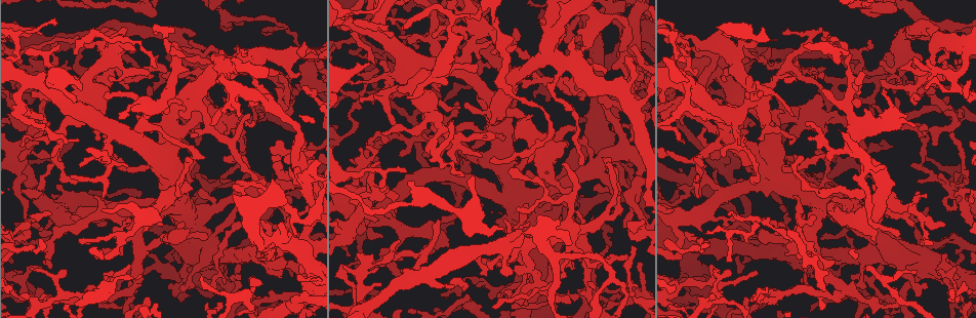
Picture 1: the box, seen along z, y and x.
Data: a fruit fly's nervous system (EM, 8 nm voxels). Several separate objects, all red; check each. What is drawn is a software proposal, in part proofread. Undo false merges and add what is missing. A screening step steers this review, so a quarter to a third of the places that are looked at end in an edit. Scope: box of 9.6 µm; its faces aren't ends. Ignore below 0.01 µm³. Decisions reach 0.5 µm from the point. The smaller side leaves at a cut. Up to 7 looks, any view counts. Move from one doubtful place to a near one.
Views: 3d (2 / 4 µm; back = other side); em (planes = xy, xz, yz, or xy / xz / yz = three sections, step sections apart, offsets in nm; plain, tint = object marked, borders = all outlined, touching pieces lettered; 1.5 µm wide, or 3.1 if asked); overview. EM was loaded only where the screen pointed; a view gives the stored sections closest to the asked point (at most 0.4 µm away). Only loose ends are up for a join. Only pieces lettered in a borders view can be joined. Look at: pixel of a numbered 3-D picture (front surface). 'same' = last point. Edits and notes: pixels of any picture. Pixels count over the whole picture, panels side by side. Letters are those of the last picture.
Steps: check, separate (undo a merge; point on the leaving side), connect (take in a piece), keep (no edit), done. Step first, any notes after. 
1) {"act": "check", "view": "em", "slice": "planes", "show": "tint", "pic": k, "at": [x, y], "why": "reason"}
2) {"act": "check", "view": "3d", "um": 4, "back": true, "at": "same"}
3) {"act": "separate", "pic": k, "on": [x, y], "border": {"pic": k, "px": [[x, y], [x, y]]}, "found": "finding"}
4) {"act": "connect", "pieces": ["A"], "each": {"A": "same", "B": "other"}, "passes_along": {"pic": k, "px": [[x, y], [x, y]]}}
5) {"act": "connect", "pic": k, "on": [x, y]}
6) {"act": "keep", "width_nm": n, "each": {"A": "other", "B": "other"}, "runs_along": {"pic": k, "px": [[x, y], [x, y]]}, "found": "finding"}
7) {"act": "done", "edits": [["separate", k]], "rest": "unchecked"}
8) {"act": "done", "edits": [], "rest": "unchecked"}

{"act": "check", "view": "3d", "um": 4, "back": true, "pic": 1, "at": [238, 222], "why": "free end"}

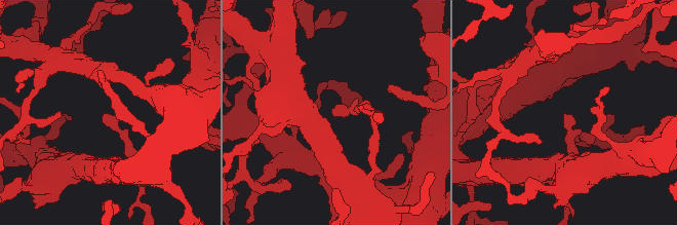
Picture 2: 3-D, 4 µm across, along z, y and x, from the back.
{"act": "check", "view": "em", "slice": "xy", "step": 8, "show": "tint", "pic": 2, "at": [336, 115]}

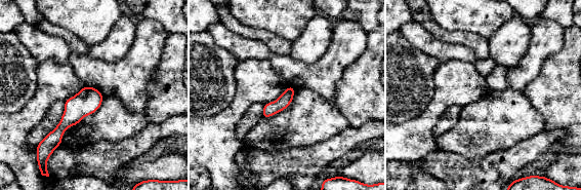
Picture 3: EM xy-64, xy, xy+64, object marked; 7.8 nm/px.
{"act": "check", "view": "em", "slice": "planes", "show": "borders", "at": "same"}

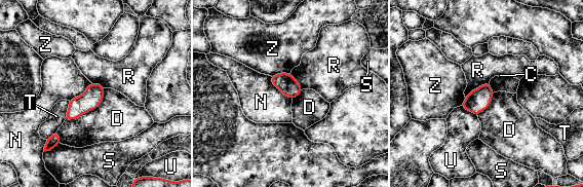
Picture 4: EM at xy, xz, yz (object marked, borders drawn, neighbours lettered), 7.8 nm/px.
{"act": "keep", "each": {"C": "other", "D": "other", "N": "other", "R": "other", "S": "other", "T": "other", "U": "other", "Z": "other"}, "border": {"pic": 4, "px": [[105, 89], [93, 109], [66, 119]]}, "found": "none of them fits"}

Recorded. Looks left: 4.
{"act": "check", "view": "em", "slice": "planes", "show": "borders", "pic": 1, "at": [772, 293]}

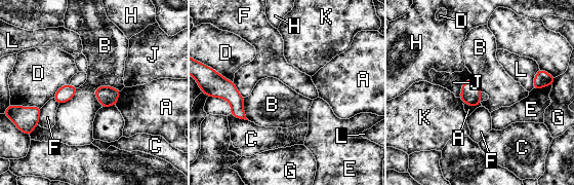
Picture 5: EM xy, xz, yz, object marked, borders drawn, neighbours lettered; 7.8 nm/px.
{"act": "keep", "longest_contact_nm": ["B", 220], "each": {"A": "other", "B": "other", "C": "other", "D": "other", "E": "other", "F": "other", "G": "other", "H": "other", "J": "other", "K": "other", "L": "other"}, "found": "no lettered piece goes on from it"}

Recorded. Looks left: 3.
{"act": "check", "view": "em", "slice": "planes", "show": "tint", "pic": 1, "at": [950, 305], "why": "sharp bend"}

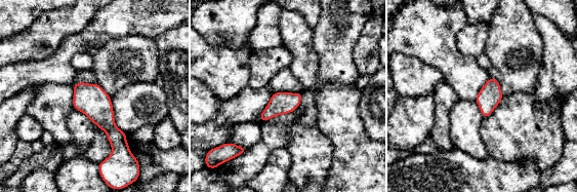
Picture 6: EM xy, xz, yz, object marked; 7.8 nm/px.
{"act": "check", "view": "em", "slice": "planes", "show": "borders", "at": "same"}

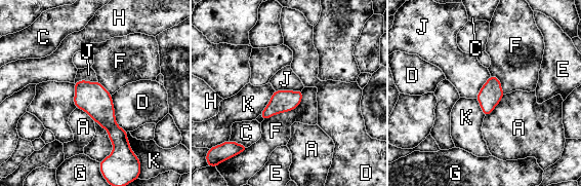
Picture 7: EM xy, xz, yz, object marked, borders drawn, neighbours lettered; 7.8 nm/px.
{"act": "keep", "width_nm": 180, "each": {"A": "other", "C": "other", "D": "other", "E": "other", "F": "other", "G": "other", "H": "other", "J": "other", "K": "other"}, "border": {"pic": 7, "px": [[275, 89], [301, 90]]}, "found": "all the same cell"}

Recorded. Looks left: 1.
{"act": "done", "edits": [], "rest": "unchecked"}

